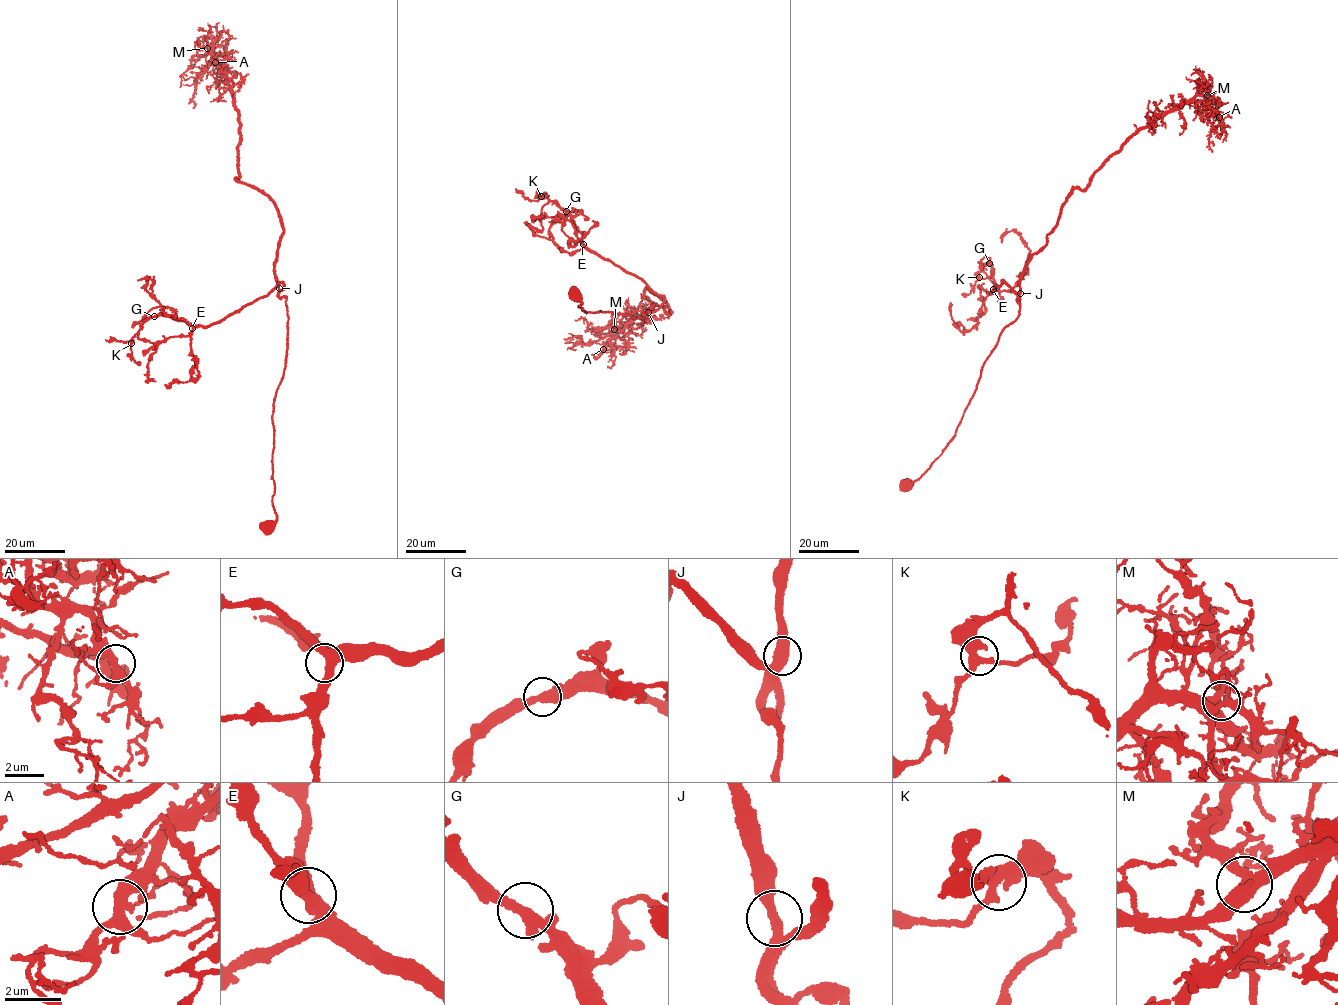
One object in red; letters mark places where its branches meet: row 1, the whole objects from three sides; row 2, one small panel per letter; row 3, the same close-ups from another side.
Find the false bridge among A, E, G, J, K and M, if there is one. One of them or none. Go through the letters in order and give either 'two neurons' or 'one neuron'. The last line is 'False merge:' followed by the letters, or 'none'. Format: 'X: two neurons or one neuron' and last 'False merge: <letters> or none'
A: one neuron
E: one neuron
G: one neuron
J: one neuron
K: one neuron
M: one neuron
False merge: none

